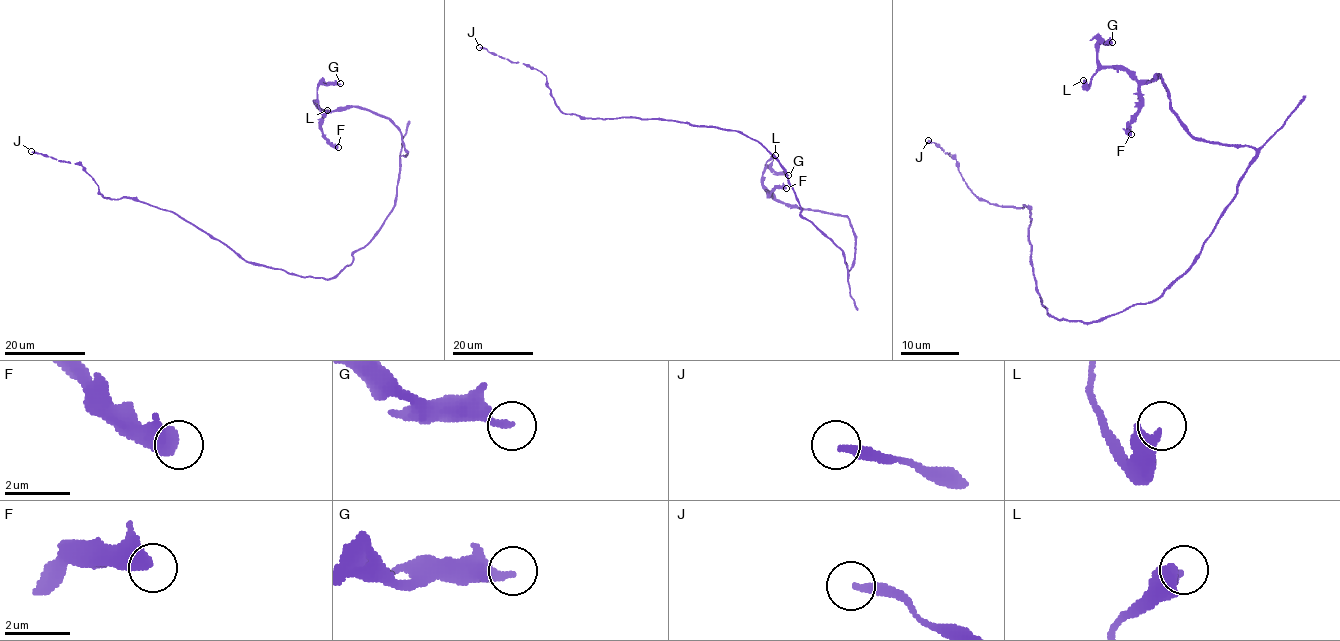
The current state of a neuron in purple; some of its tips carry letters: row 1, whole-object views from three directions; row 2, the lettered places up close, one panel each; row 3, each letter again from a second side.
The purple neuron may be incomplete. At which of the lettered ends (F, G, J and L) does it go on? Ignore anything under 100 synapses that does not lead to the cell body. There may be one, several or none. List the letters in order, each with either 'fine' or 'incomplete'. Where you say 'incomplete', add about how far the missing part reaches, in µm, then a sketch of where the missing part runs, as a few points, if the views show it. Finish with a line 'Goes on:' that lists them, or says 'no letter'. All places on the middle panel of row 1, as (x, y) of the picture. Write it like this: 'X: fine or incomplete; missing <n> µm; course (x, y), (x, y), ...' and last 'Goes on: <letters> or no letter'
F: fine
G: fine
J: fine
L: fine
Goes on: no letter

